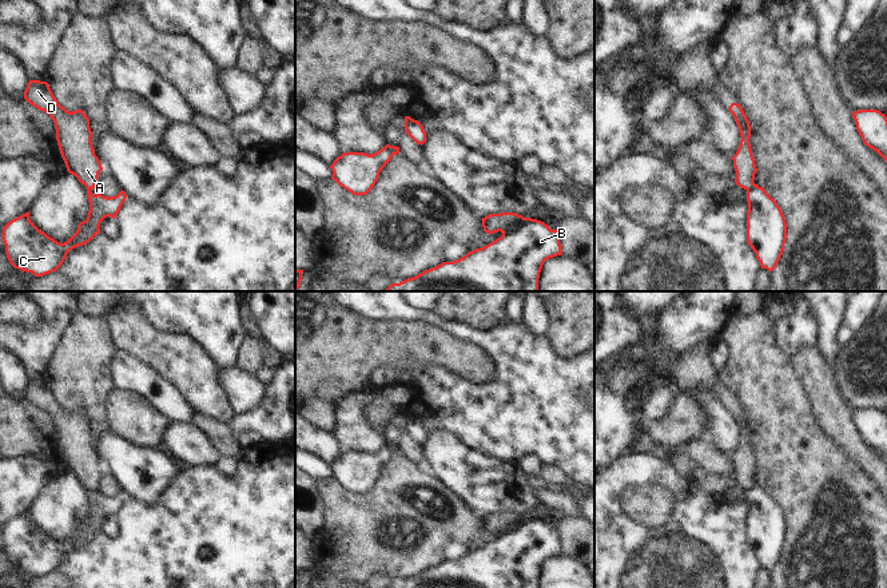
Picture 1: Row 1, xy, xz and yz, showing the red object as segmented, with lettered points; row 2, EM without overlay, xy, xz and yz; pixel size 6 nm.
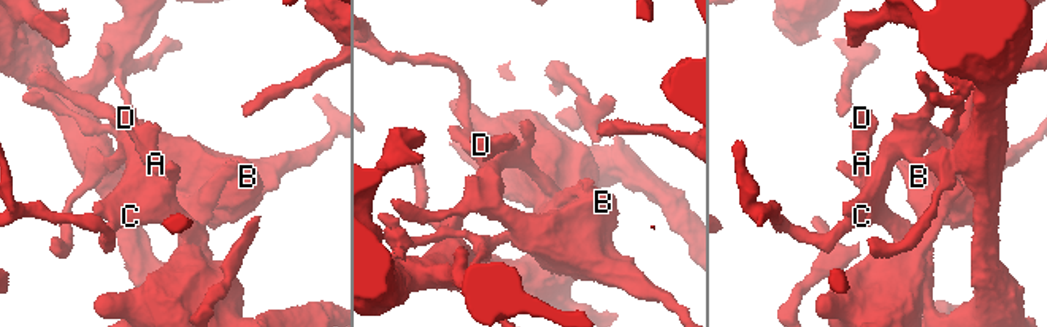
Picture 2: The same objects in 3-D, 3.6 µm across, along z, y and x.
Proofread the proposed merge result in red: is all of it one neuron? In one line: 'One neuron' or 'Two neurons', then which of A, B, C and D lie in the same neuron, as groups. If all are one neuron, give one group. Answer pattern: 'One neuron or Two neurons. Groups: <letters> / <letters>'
Two neurons. Groups: A D / B C

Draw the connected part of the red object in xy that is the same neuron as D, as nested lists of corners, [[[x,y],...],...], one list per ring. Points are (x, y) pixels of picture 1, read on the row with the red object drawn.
[[[29,80],[24,99],[53,120],[57,146],[67,171],[75,175],[85,188],[95,188],[103,167],[95,155],[90,119],[84,111],[69,112],[61,107],[47,82]]]

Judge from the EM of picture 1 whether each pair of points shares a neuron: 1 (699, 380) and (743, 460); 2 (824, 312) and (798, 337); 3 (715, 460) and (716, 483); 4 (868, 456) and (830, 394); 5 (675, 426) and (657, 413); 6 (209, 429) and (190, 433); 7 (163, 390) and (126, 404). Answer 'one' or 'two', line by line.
1: one
2: two
3: two
4: one
5: two
6: two
7: two

